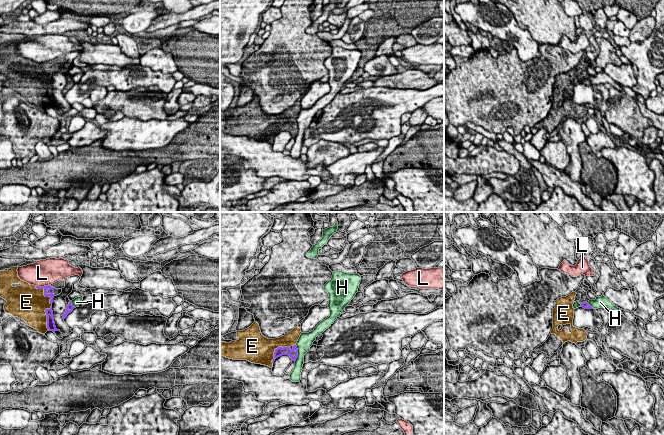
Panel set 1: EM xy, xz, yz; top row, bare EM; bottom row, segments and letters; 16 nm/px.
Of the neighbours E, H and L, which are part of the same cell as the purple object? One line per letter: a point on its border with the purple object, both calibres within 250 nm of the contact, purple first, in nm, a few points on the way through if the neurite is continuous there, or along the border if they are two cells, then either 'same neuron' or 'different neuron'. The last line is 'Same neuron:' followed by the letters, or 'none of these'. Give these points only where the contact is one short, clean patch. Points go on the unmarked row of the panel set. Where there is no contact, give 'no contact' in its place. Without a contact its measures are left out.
E: meets purple in xy at (51, 82); 160 nm thick on the purple side, 360 nm on the other; same neuron
H: meets purple in xz at (297, 129); 140 nm thick on the purple side, 240 nm on the other; border along xz (296, 121), (297, 134), (295, 137); different neuron
L: meets purple in xy at (42, 63); 160 nm thick on the purple side, 420 nm on the other; border along xy (49, 60), (36, 62); different neuron
Same neuron: E

